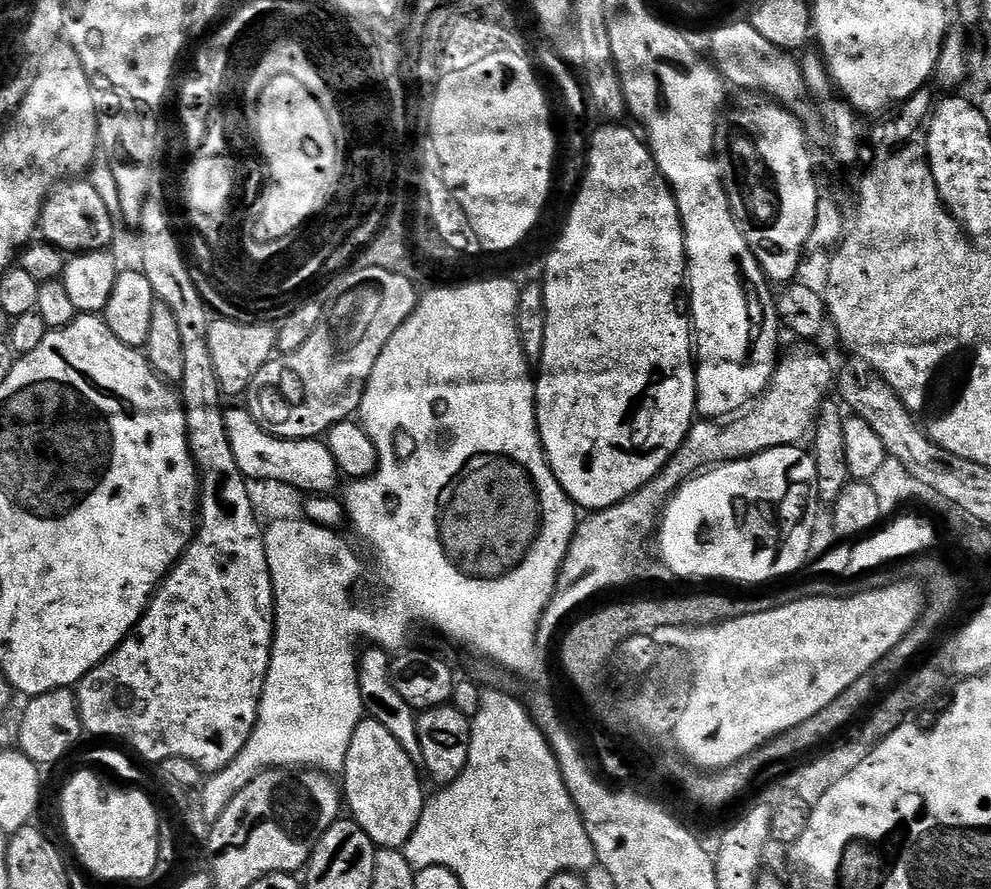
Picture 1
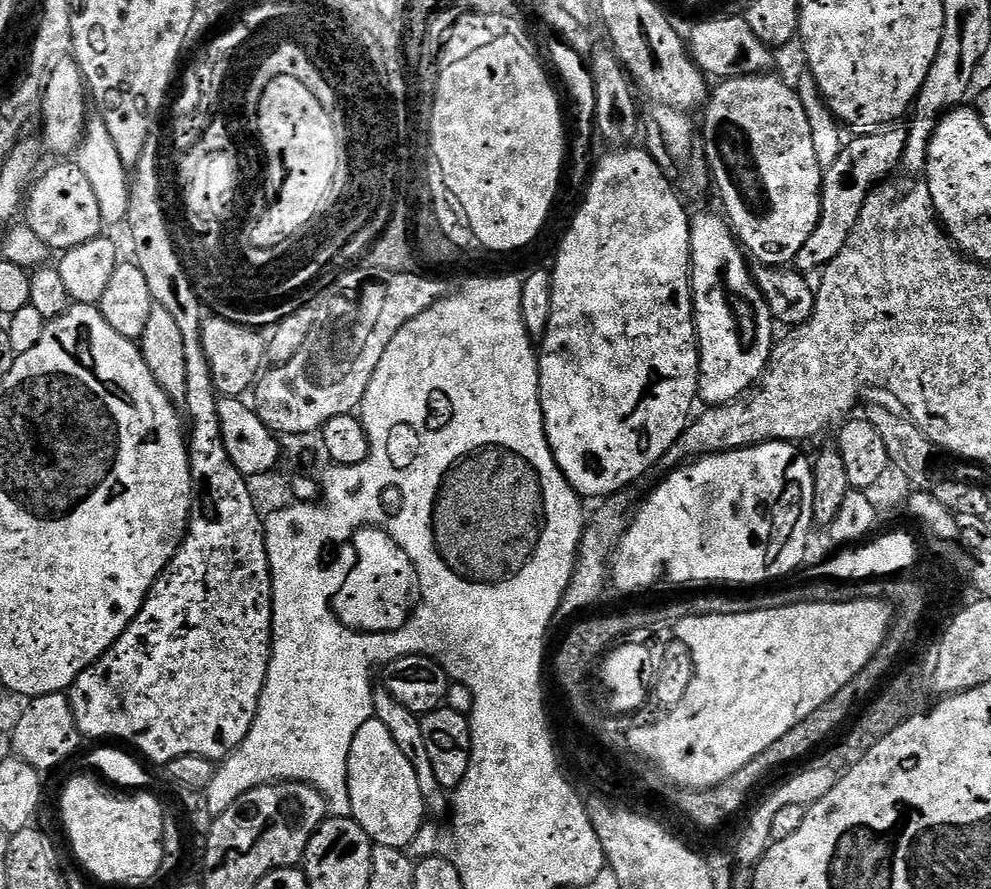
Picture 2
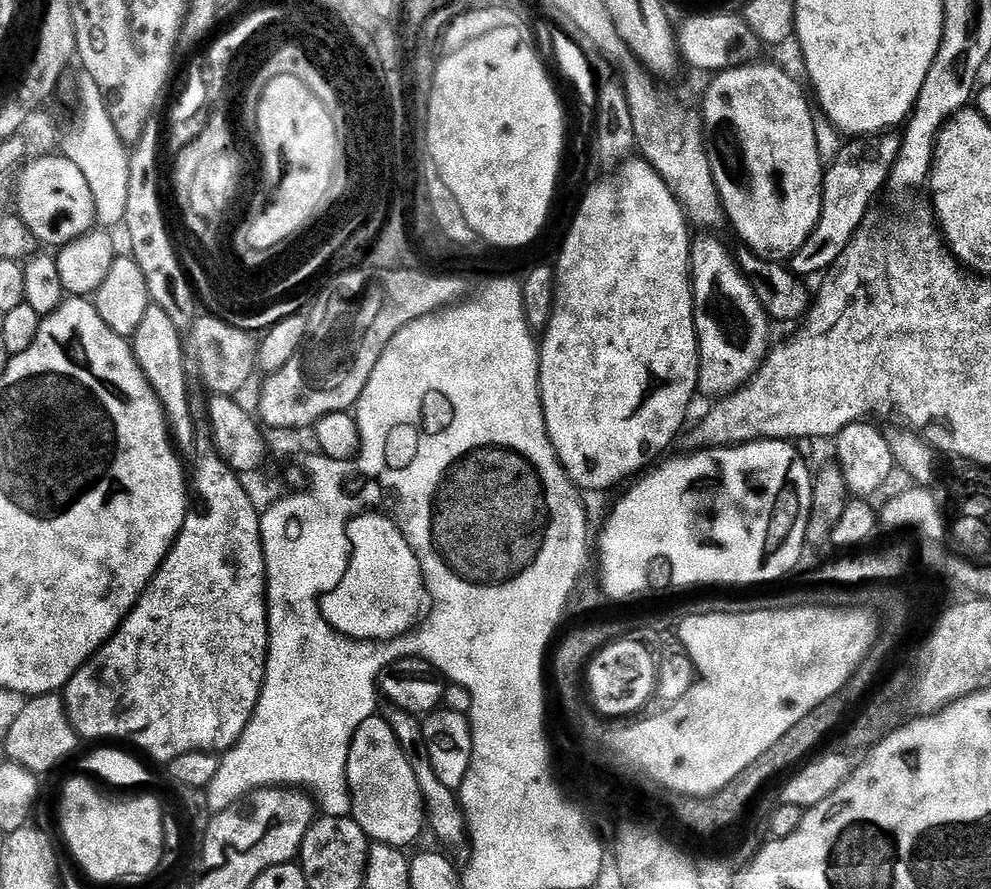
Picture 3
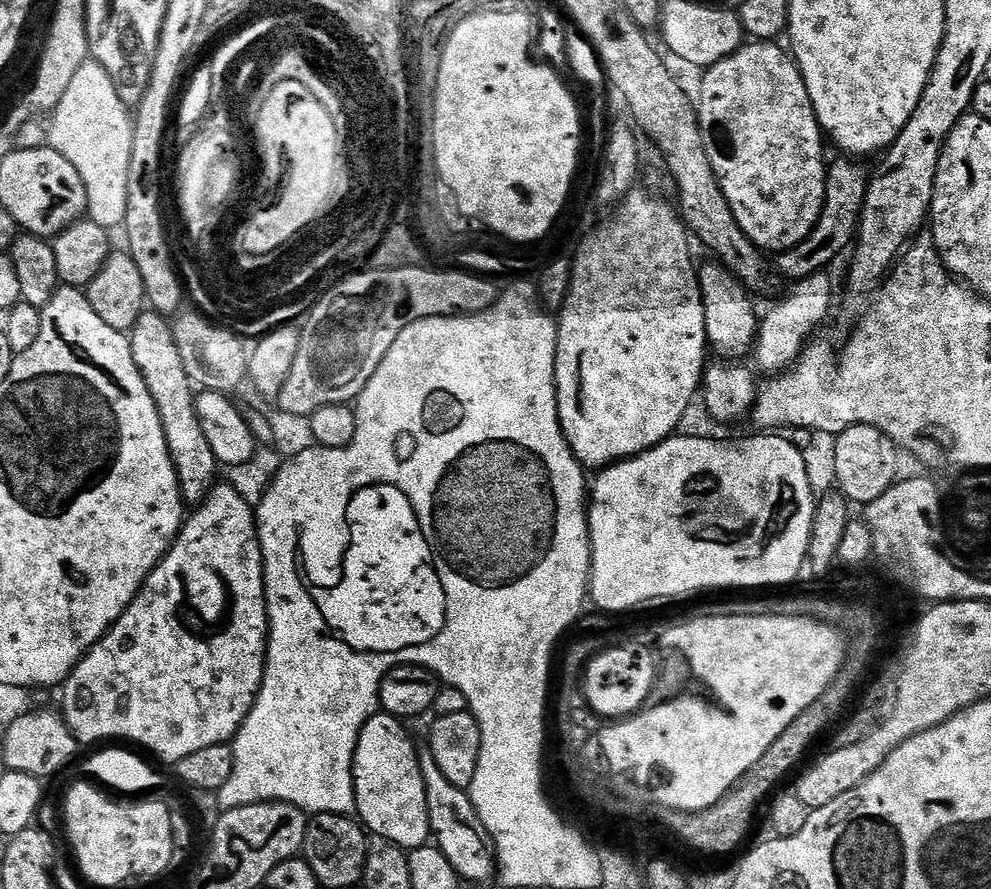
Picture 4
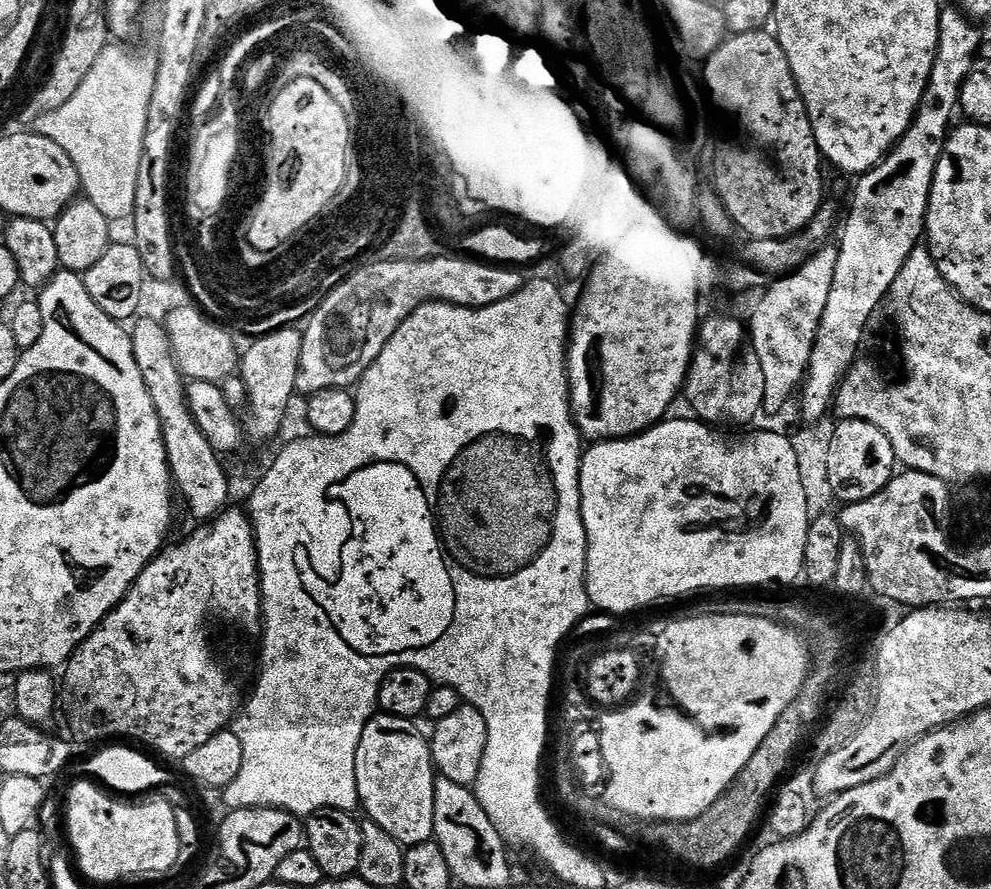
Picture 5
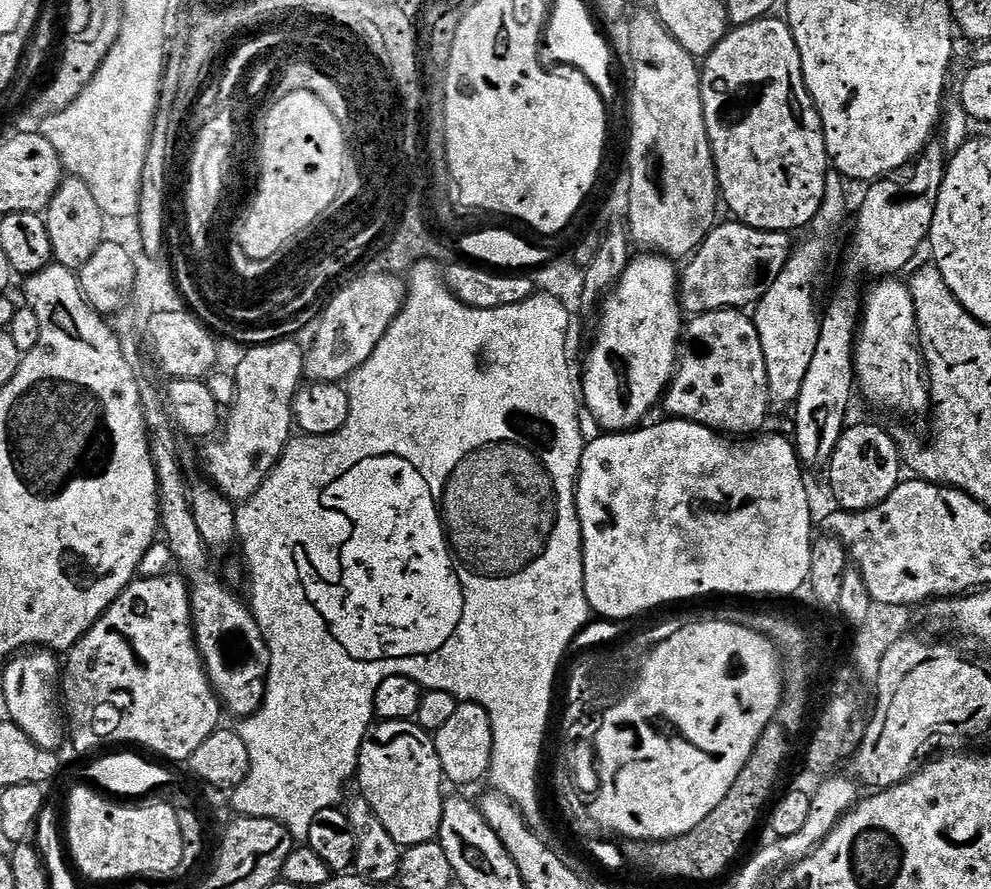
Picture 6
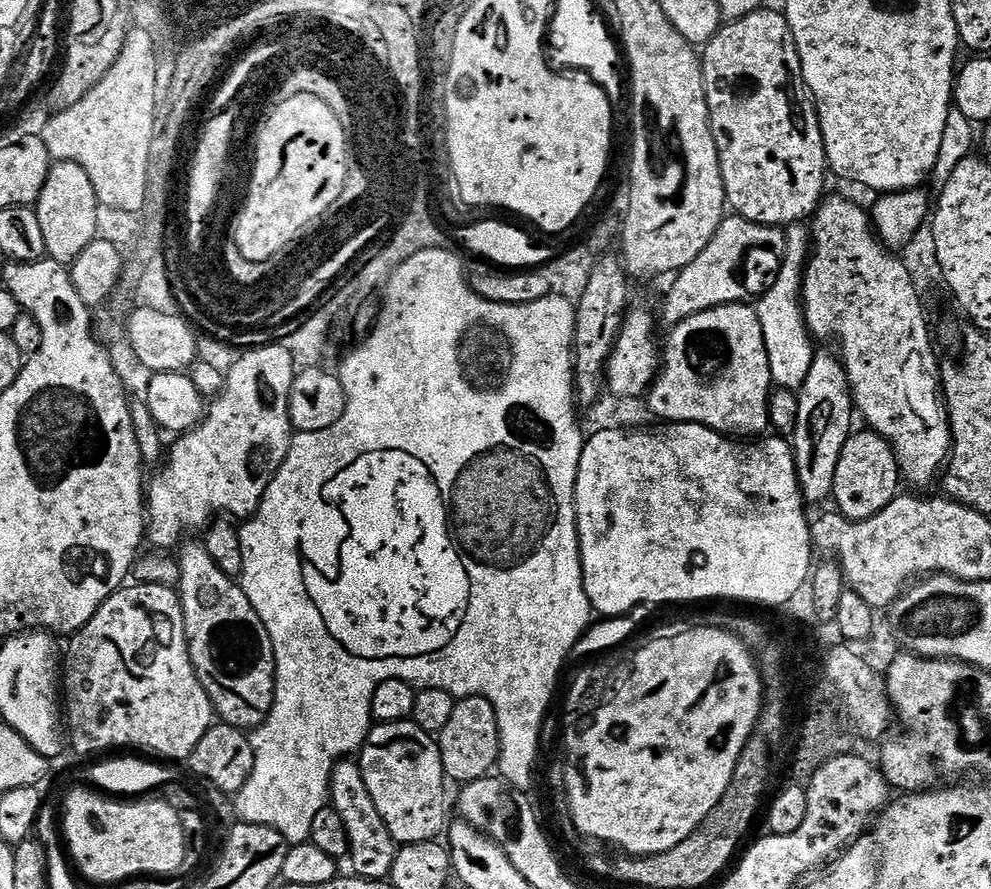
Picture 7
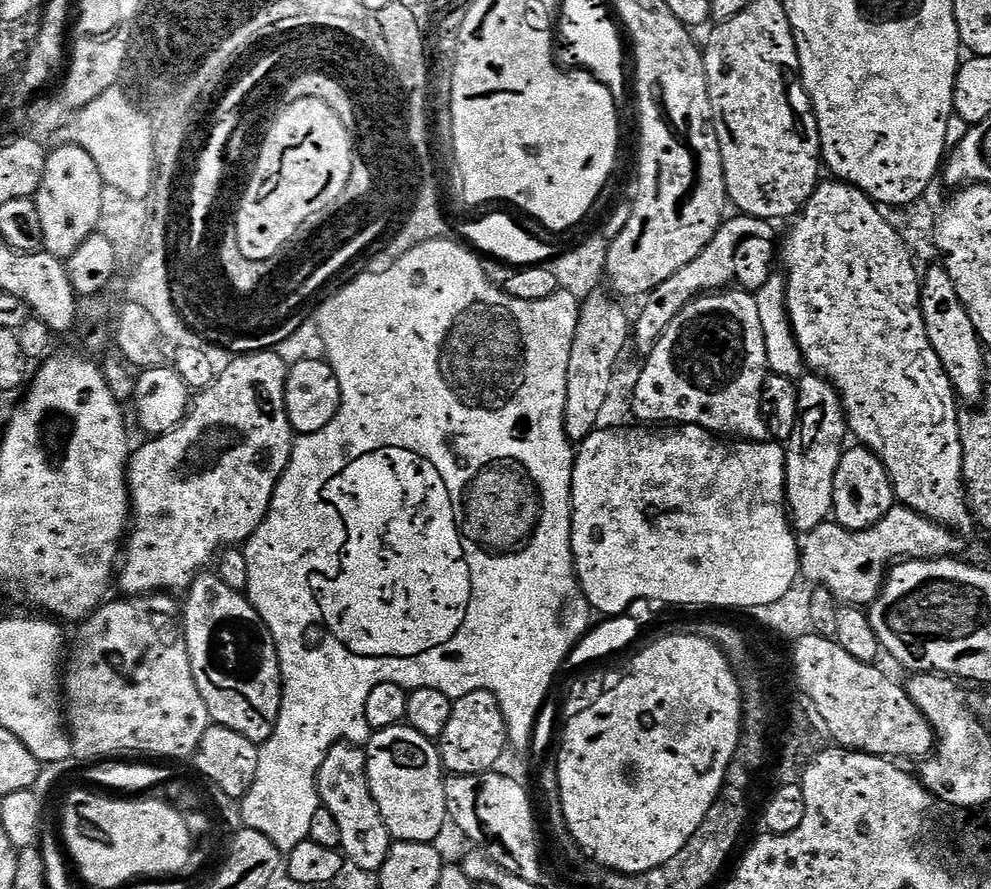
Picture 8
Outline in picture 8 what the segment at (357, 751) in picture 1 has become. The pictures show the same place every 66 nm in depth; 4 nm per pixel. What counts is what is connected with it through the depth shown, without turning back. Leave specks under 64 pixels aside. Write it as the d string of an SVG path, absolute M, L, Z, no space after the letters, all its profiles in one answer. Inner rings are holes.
M402 723L373 731L366 751L370 794L382 810L382 822L386 822L393 841L439 841L440 831L449 823L446 769L440 763L439 747Z

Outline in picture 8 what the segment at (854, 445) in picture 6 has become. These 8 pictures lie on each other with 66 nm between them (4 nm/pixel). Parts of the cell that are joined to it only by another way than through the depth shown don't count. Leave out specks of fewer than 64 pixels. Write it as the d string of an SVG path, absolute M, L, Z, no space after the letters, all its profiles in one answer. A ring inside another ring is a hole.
M863 446L849 447L838 462L838 474L834 474L834 502L832 516L835 523L846 530L866 530L874 526L897 503L896 491L888 477L886 466L871 449Z

